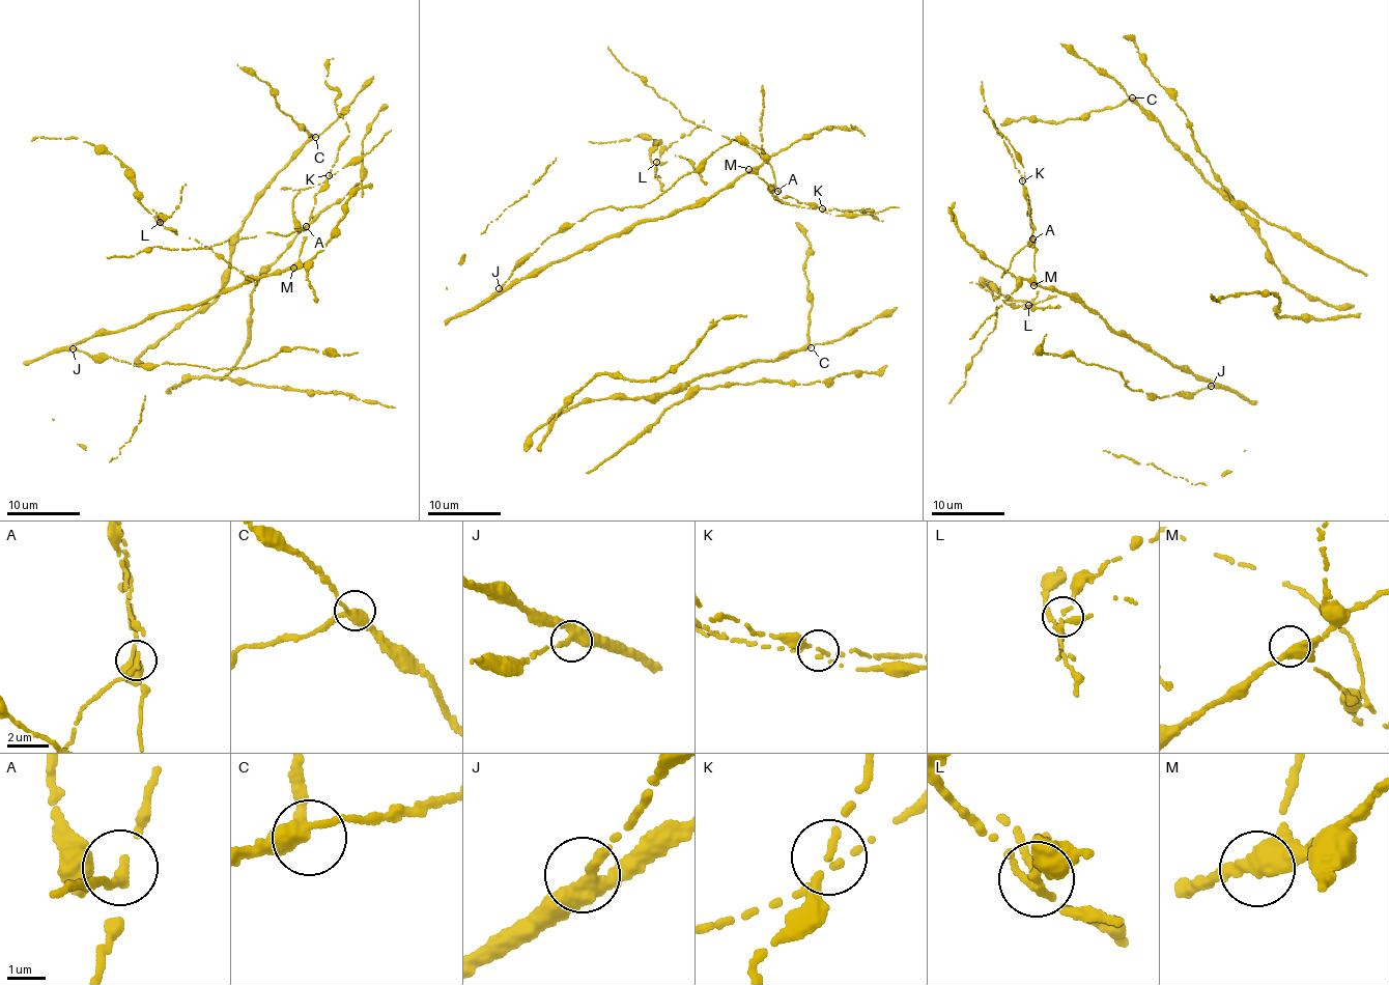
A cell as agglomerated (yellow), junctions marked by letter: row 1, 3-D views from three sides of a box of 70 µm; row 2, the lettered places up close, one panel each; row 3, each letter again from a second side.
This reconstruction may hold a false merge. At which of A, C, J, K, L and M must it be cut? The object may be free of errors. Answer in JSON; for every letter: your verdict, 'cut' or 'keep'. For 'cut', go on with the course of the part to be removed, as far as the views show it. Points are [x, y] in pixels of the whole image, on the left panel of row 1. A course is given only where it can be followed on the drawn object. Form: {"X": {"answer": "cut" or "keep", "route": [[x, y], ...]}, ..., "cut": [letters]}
{"A": {"answer": "cut", "route": [[306, 227], [282, 235], [266, 231], [206, 247], [171, 250], [158, 246], [133, 255], [106, 257]]}, "C": {"answer": "keep"}, "J": {"answer": "keep"}, "K": {"answer": "keep"}, "L": {"answer": "keep"}, "M": {"answer": "keep"}, "cut": ["A"]}

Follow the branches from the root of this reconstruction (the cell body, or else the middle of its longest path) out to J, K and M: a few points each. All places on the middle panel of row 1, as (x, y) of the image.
J: (862, 212), (787, 203), (770, 191), (775, 187), (756, 173), (745, 173), (709, 197), (612, 234), (499, 288)
K: (862, 212), (859, 210), (862, 208), (857, 212), (822, 208)
M: (862, 212), (787, 203), (770, 191), (775, 187), (748, 169)

